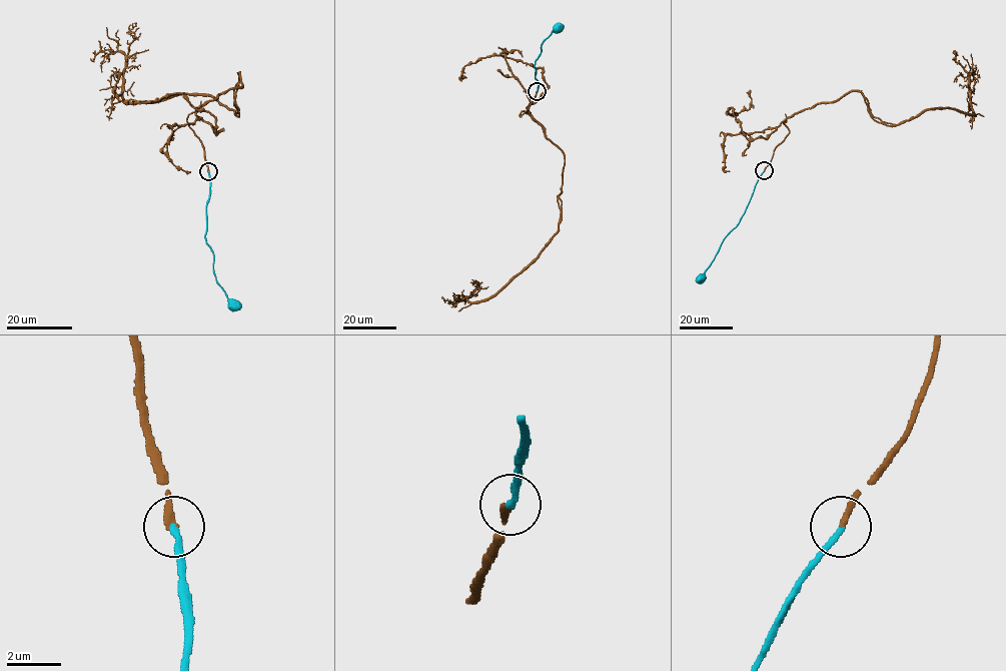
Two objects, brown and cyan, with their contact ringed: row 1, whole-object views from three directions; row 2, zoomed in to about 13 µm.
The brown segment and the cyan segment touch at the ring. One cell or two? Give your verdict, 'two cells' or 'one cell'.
one cell

